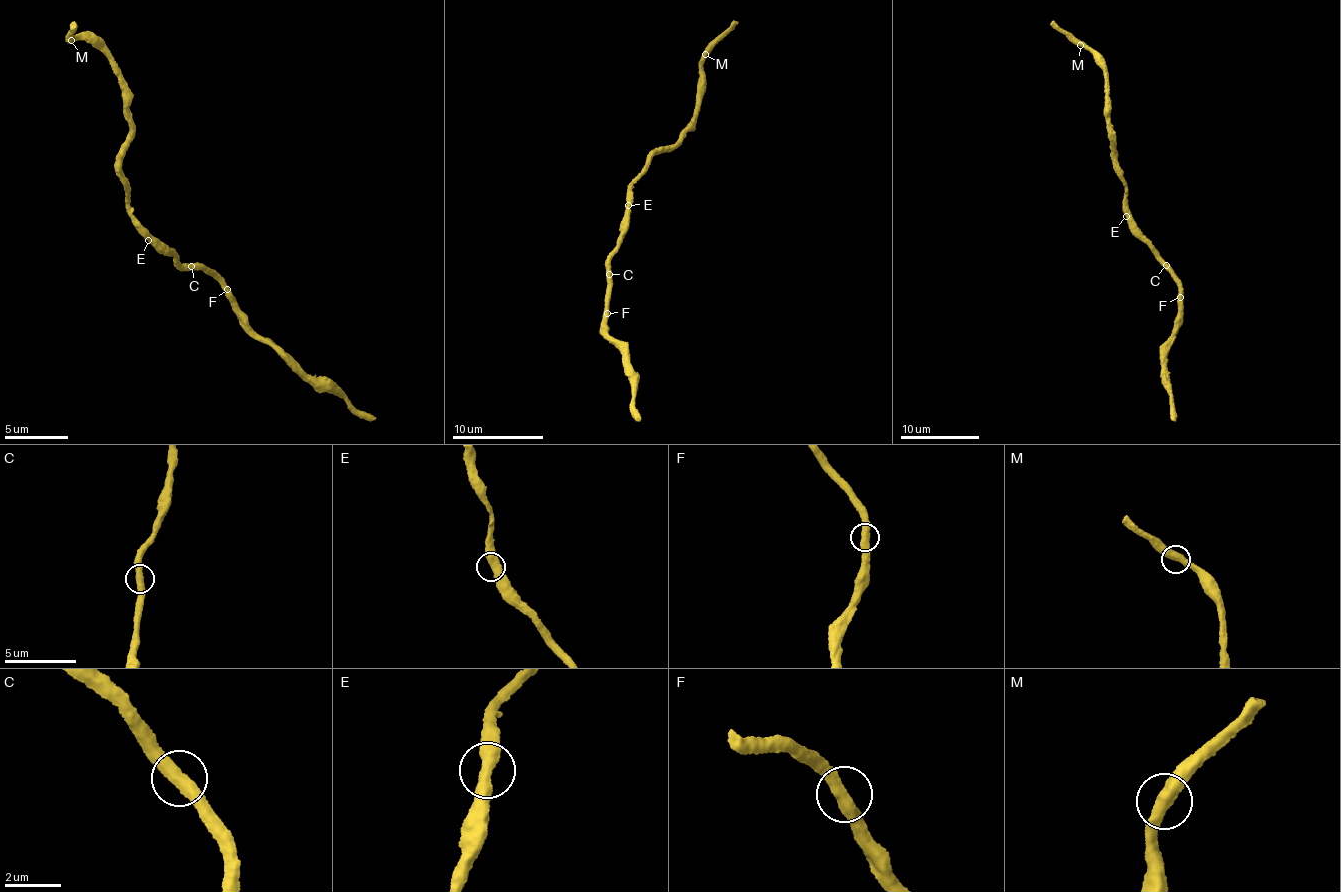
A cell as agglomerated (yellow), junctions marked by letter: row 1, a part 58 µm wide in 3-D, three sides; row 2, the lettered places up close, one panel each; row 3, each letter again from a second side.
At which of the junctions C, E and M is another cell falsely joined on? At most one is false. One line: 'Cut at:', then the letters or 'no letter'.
Cut at: no letter

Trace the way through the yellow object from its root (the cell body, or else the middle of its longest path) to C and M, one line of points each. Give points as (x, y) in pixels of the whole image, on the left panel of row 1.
C: (149, 231), (154, 241), (192, 267)
M: (149, 231), (132, 220), (121, 168), (121, 143), (129, 132), (121, 69), (111, 54), (79, 38), (71, 40)

